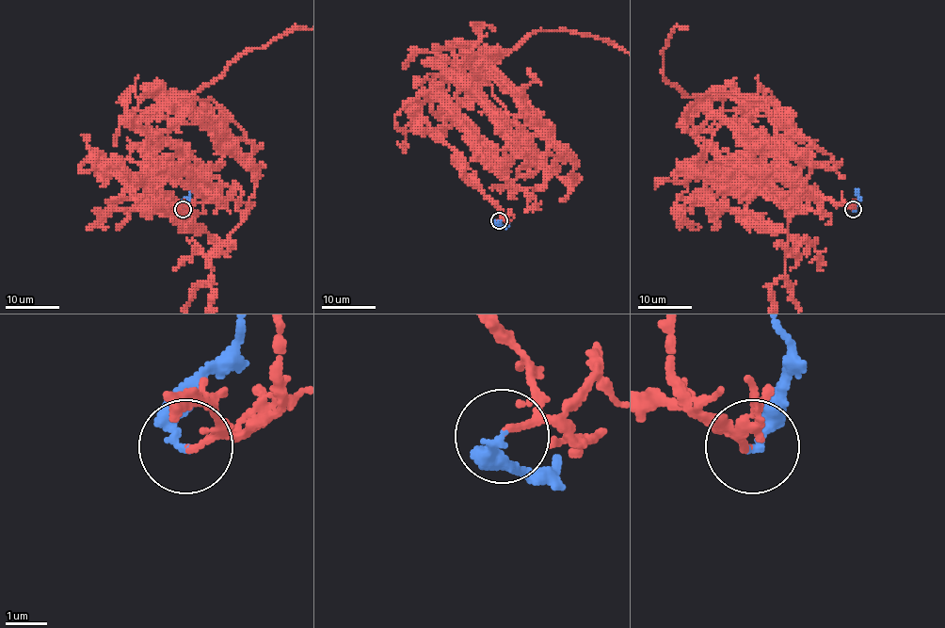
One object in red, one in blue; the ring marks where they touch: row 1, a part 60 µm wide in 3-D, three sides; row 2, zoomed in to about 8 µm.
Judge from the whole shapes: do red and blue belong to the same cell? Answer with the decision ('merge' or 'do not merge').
merge

